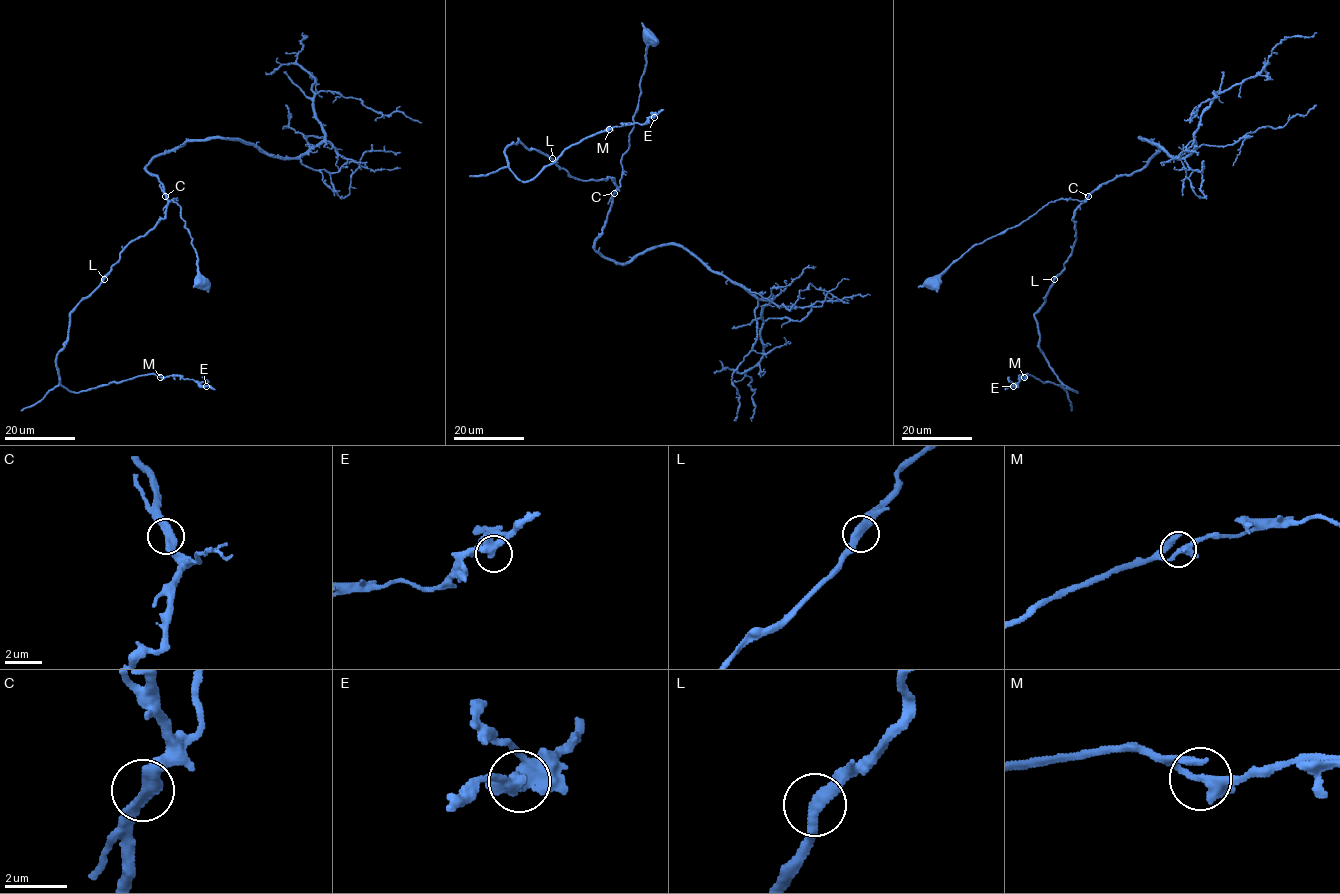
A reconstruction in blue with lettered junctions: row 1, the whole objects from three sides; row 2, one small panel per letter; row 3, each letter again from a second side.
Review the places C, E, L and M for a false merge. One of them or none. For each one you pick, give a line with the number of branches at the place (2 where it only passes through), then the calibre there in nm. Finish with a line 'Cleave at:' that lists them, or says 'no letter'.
Cleave at: no letter

